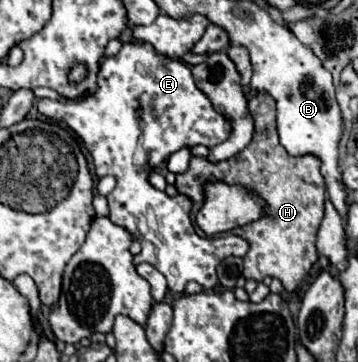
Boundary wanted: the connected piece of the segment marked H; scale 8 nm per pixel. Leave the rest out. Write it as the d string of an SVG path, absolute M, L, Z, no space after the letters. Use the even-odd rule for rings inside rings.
M259 91L249 101L249 113L253 117L255 135L251 143L227 161L212 163L205 157L193 157L189 169L177 175L177 193L187 195L192 201L191 221L200 237L207 235L196 225L195 219L204 203L202 185L207 181L221 181L229 185L243 185L257 197L265 201L263 217L247 223L245 227L233 229L233 234L241 235L249 241L249 253L243 260L242 275L261 283L265 277L275 277L283 283L287 293L295 292L306 279L315 261L319 259L315 237L324 216L325 181L319 173L321 161L315 155L291 157L277 139L277 129L273 123L275 103L267 91Z

